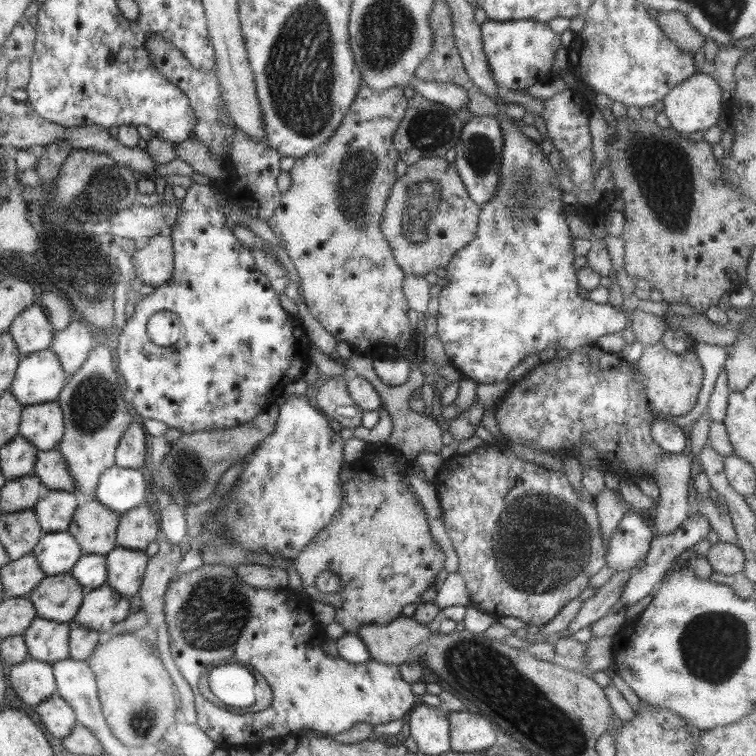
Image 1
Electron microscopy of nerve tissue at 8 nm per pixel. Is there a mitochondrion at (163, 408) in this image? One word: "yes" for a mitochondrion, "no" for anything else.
no

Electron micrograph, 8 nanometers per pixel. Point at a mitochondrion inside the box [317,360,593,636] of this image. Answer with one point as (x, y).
(536, 547)

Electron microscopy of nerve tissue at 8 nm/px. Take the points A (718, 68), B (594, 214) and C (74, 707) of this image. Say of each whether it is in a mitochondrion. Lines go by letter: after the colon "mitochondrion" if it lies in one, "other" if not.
A: other
B: other
C: other

